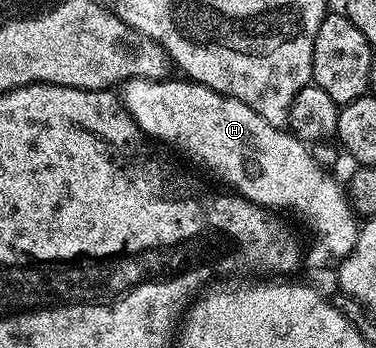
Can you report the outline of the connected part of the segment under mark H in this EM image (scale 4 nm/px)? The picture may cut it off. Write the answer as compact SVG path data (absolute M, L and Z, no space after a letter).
M133 78L124 83L123 101L129 114L139 124L141 133L150 139L158 138L177 150L182 150L189 158L202 162L213 174L218 174L226 182L230 191L241 197L268 206L277 212L294 210L302 214L313 225L315 233L321 237L321 242L334 254L337 260L345 258L355 248L359 233L359 222L354 216L352 207L344 189L337 187L337 182L313 159L313 154L306 143L300 142L288 129L272 126L259 116L247 104L225 94L215 92L206 86L200 86L192 80L146 80Z

